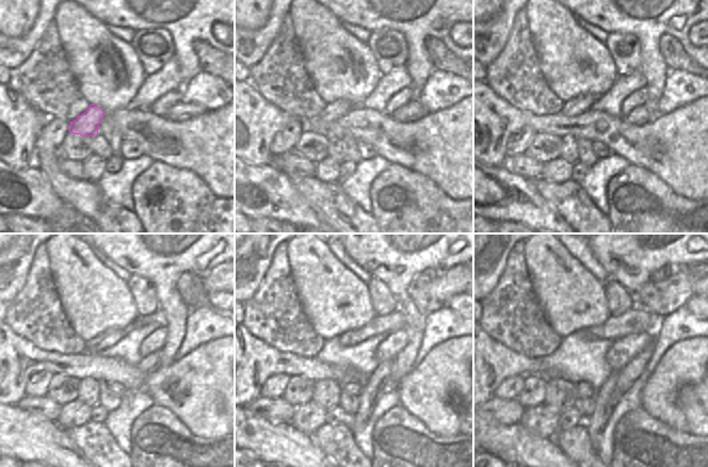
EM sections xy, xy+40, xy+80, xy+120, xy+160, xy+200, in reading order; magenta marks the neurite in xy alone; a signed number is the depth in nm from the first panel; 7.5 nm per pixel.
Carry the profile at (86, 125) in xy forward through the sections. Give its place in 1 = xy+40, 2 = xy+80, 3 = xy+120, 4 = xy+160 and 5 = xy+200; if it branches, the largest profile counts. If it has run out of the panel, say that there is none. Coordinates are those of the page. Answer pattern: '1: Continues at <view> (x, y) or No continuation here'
1: Continues at xy+40 (333, 111)
2: Continues at xy+80 (579, 105)
3: Continues at xy+120 (109, 338)
4: Continues at xy+160 (395, 321)
5: Continues at xy+200 (634, 320)

